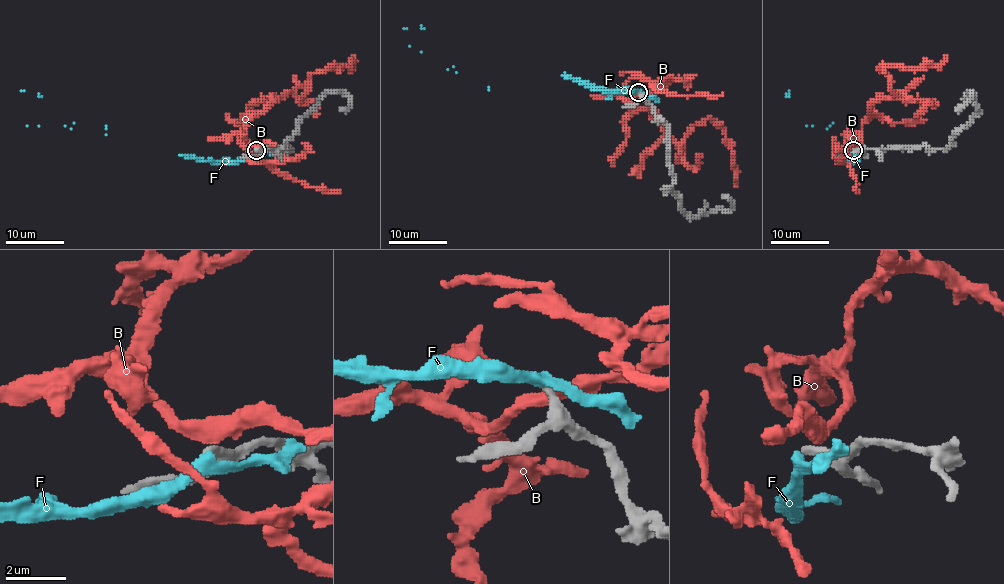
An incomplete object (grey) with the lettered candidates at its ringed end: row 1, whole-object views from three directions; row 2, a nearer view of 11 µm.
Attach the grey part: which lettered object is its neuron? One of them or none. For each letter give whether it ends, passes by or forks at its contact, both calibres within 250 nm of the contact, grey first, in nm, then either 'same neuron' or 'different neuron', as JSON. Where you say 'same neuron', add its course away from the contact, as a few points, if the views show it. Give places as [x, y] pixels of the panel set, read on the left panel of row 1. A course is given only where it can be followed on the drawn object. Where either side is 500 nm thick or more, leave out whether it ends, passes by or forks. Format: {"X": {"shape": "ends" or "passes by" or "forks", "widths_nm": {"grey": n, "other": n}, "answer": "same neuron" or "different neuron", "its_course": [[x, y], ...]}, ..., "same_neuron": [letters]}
{"B": {"shape": "passes by", "widths_nm": {"grey": 480, "other": 440}, "answer": "different neuron"}, "F": {"shape": "passes by", "widths_nm": {"grey": 320, "other": 360}, "answer": "same neuron", "its_course": [[257, 149], [232, 161], [201, 161], [64, 126], [26, 125], [21, 89]]}, "same_neuron": ["F"]}

